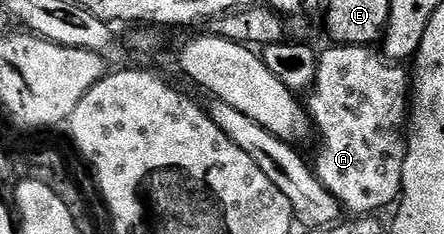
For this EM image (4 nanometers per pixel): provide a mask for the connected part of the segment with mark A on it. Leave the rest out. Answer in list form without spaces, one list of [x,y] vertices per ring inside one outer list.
[[[331,45],[328,48],[319,55],[315,84],[305,99],[317,137],[319,133],[319,152],[313,158],[313,170],[321,185],[337,197],[344,212],[367,217],[379,213],[375,211],[382,207],[390,208],[403,190],[409,130],[409,71],[403,68],[406,66],[388,59],[382,50],[370,46]]]

